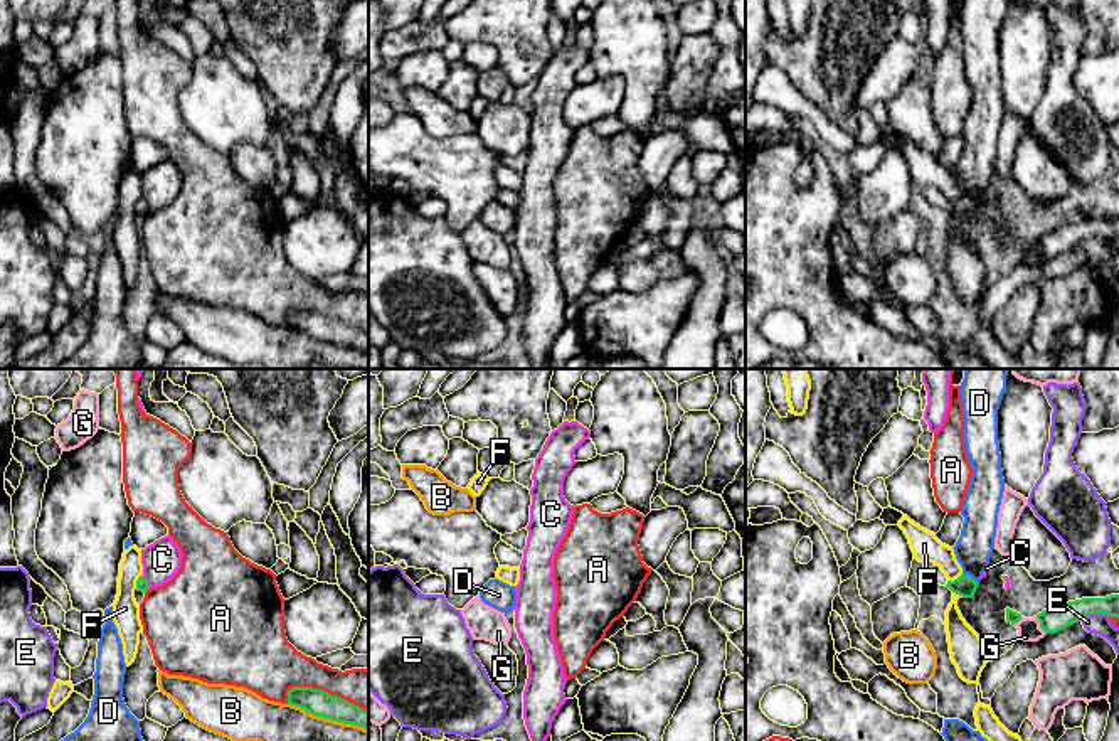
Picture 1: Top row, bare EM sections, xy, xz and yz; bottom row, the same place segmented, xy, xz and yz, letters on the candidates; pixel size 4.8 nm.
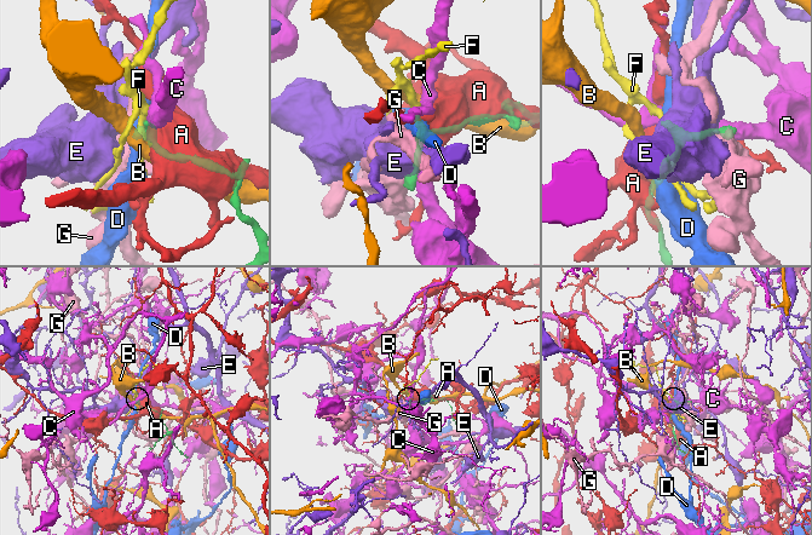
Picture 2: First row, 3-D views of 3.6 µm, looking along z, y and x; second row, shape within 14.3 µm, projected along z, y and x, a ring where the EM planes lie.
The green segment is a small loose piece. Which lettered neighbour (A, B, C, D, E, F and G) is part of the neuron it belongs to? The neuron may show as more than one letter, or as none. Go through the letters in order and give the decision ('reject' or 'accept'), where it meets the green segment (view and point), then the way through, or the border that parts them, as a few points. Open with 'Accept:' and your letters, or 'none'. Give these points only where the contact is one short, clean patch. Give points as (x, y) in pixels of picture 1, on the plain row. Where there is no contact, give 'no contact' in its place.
Accept: none
A: reject; contact xy (327, 315)
B: reject; contact xy (328, 341)
C: reject; contact xy (147, 204)
D: reject; contact yz (970, 199); border yz (963, 196), (978, 206)
E: reject; contact yz (1094, 236); border yz (1108, 238), (1086, 238), (1081, 243)
F: reject; contact yz (954, 202); border yz (961, 196), (948, 204)
G: reject; contact yz (1040, 248)

